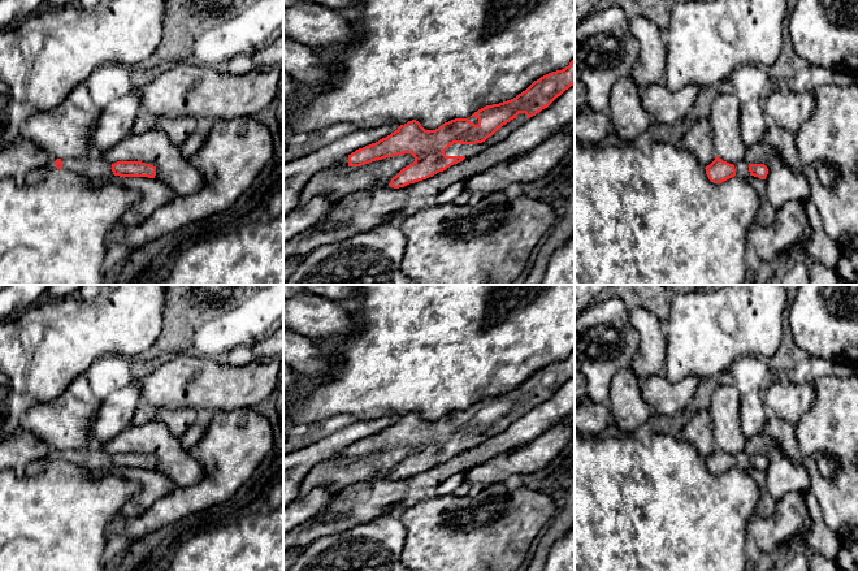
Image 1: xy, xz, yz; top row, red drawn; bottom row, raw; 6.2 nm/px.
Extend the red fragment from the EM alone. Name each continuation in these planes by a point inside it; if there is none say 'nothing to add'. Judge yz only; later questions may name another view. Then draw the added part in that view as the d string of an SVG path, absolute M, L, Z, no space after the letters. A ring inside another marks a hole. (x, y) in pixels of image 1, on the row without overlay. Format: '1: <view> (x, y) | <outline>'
1: yz (741, 459) | M741 451L734 457L736 460L736 467L748 471L750 468L750 463L749 463L749 454L746 451Z

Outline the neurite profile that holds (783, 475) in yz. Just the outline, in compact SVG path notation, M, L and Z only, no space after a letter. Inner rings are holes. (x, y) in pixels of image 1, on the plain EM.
M762 432L746 438L745 451L749 455L764 455L767 458L766 486L776 501L790 492L805 494L810 490L810 476L805 466L792 459L768 434Z

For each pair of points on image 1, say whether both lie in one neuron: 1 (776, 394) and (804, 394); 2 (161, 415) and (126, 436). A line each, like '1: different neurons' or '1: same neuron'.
1: same neuron
2: different neurons

